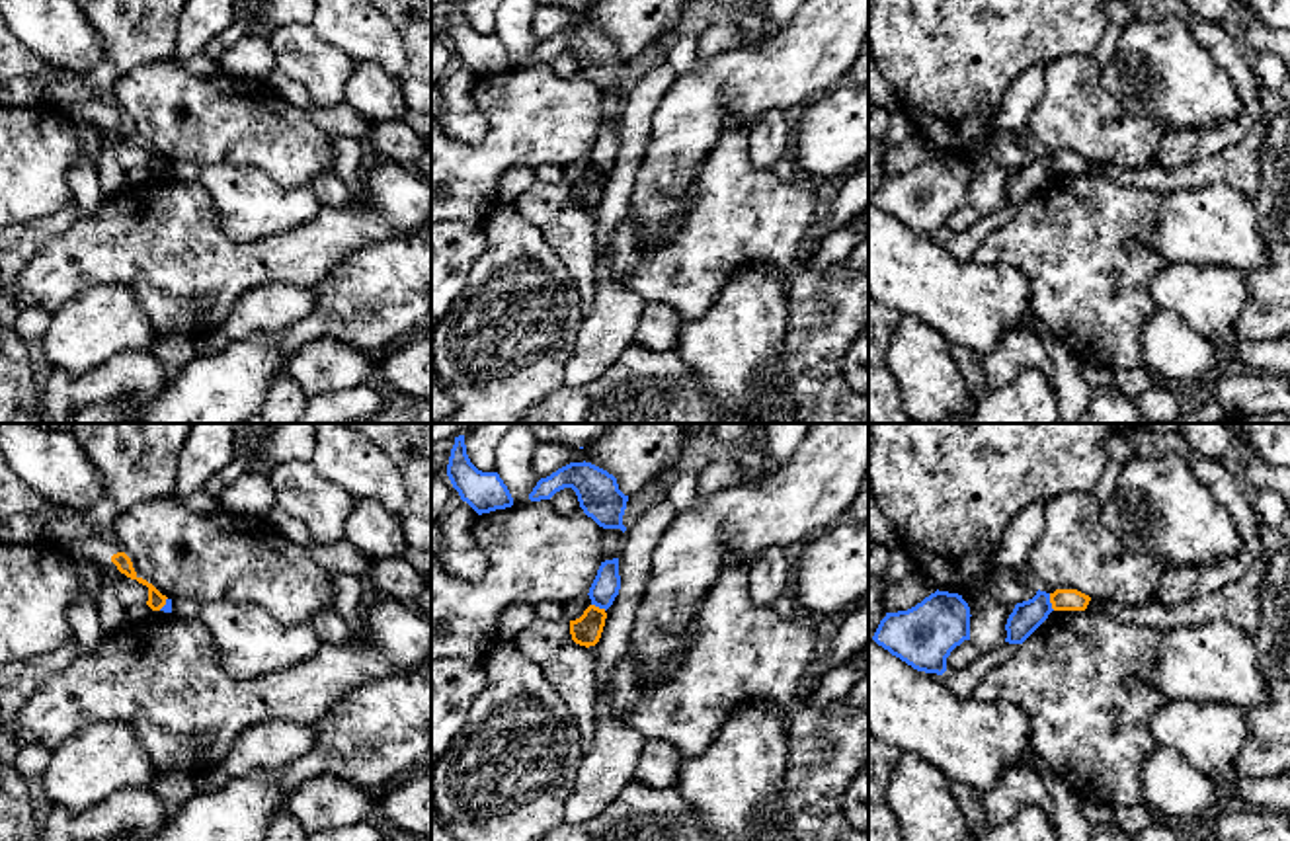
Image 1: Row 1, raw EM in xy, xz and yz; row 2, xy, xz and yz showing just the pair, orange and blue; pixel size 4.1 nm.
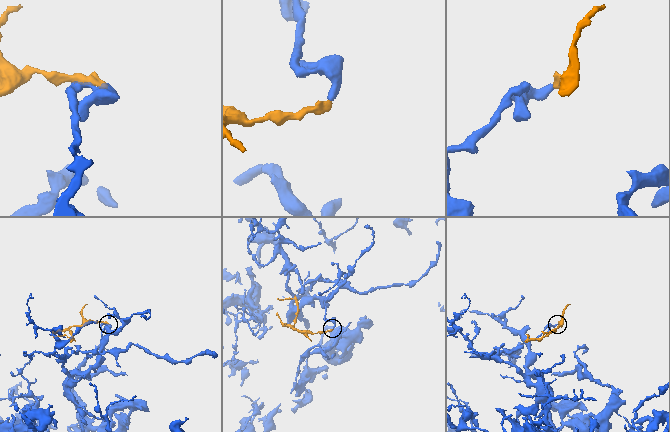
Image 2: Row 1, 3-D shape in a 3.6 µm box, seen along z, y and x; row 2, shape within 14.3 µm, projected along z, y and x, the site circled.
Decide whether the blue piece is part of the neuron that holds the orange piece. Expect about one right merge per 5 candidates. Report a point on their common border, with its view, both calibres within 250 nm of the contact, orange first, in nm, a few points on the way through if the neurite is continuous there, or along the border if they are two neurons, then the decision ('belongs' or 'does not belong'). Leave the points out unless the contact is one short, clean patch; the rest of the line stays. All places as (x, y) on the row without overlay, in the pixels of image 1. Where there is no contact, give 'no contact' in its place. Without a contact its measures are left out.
contact yz (1050, 164); calibres 100 and 120 nm; border yz (1048, 157), (1054, 172); does not belong

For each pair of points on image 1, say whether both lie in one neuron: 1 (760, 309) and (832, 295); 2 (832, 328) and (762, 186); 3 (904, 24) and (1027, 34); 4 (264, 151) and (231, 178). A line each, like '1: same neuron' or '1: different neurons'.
1: different neurons
2: different neurons
3: same neuron
4: different neurons

